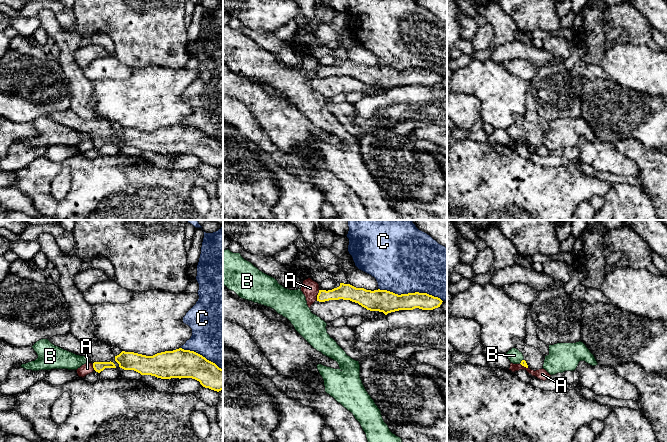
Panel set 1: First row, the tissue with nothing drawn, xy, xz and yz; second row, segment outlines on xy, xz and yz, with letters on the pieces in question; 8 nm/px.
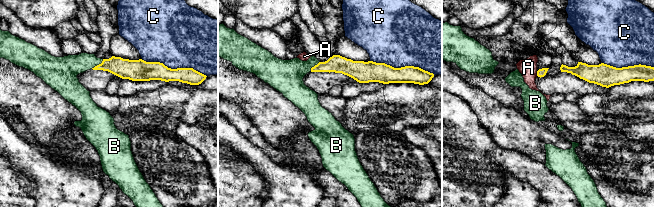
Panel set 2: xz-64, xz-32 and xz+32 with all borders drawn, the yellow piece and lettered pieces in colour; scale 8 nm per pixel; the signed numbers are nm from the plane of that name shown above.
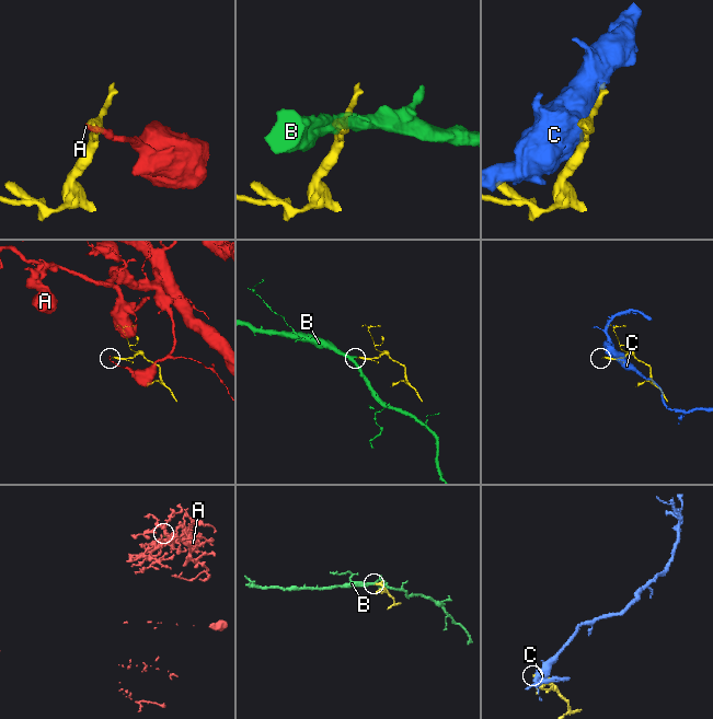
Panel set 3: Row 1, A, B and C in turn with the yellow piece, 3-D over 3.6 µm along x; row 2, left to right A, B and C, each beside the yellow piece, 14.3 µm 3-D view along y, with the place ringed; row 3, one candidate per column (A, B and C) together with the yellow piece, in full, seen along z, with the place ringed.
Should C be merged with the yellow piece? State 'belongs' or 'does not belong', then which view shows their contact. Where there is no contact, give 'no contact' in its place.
does not belong; contact in xz

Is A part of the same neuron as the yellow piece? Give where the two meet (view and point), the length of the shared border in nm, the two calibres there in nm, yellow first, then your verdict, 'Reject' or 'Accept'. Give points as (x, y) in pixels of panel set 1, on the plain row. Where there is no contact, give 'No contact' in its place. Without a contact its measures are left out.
Touches yellow at xz (317, 71). Shared border 90 nm. Thickness 130 nm (yellow) against 140 nm. Reject

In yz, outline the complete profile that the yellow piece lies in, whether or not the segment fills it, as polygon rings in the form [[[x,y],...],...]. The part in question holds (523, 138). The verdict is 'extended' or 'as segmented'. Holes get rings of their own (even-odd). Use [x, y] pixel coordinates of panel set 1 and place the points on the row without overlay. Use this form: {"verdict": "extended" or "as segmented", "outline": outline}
{"verdict": "extended", "outline": [[[512,124],[506,129],[508,135],[510,136],[511,139],[513,140],[521,140],[522,142],[528,144],[528,141],[526,137],[524,136],[524,132],[522,128],[520,128],[516,124]]]}

